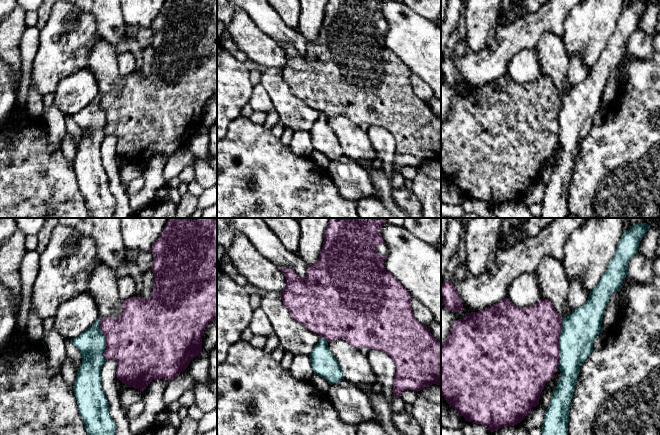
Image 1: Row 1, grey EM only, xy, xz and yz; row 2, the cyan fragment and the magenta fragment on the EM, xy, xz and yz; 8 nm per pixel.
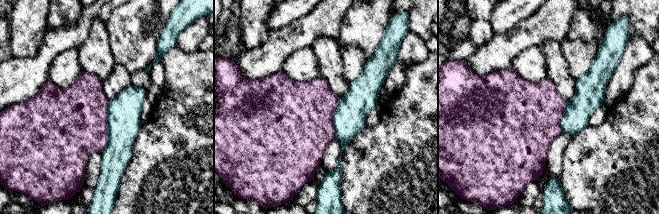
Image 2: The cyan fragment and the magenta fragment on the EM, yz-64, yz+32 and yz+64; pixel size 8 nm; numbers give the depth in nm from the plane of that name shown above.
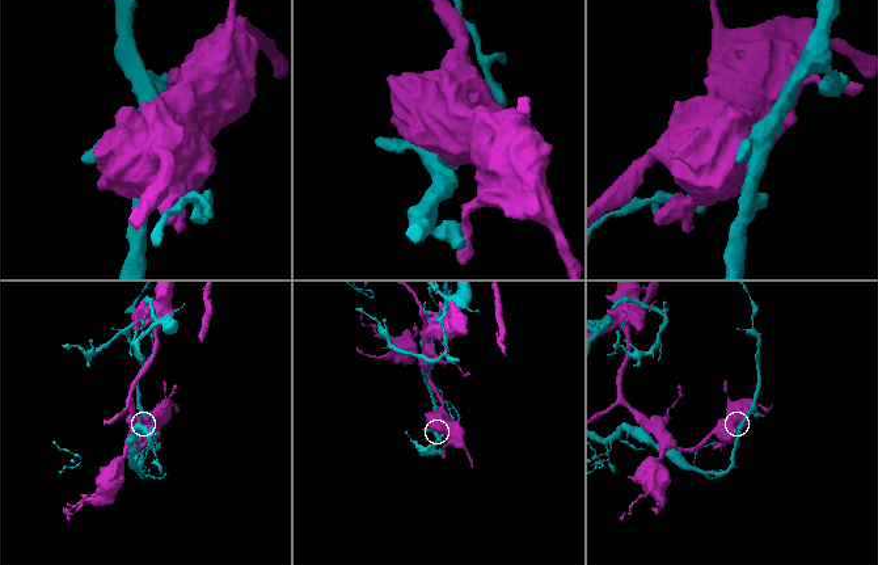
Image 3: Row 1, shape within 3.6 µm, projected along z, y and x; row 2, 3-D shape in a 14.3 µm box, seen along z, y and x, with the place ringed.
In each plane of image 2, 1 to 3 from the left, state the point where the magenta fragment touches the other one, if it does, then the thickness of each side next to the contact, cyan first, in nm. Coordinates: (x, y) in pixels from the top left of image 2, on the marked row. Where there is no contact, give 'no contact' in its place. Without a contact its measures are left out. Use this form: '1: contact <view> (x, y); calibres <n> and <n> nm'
1: contact yz-64 (108, 126); calibres 260 and 500 nm
2: contact yz+32 (333, 118); calibres 260 and 500 nm
3: contact yz+64 (562, 117); calibres 220 and 480 nm

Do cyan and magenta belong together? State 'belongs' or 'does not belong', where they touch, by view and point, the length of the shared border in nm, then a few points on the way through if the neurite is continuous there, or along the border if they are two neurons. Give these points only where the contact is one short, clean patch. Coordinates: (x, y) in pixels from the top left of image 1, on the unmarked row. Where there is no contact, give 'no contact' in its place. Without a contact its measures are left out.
does not belong | yz (559, 118) | 400 nm

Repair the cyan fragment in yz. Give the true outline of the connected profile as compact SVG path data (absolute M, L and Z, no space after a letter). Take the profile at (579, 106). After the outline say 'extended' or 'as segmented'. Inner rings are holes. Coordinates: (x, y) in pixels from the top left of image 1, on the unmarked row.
M634 0L630 6L624 7L607 46L588 76L569 92L562 93L558 142L562 150L545 187L541 218L569 216L569 186L580 142L594 126L593 118L602 108L602 95L610 72L620 67L627 42L638 29L640 16L648 6L648 0Z; as segmented

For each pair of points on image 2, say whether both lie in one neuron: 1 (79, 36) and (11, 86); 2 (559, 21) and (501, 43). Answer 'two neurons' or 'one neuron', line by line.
1: one neuron
2: one neuron

